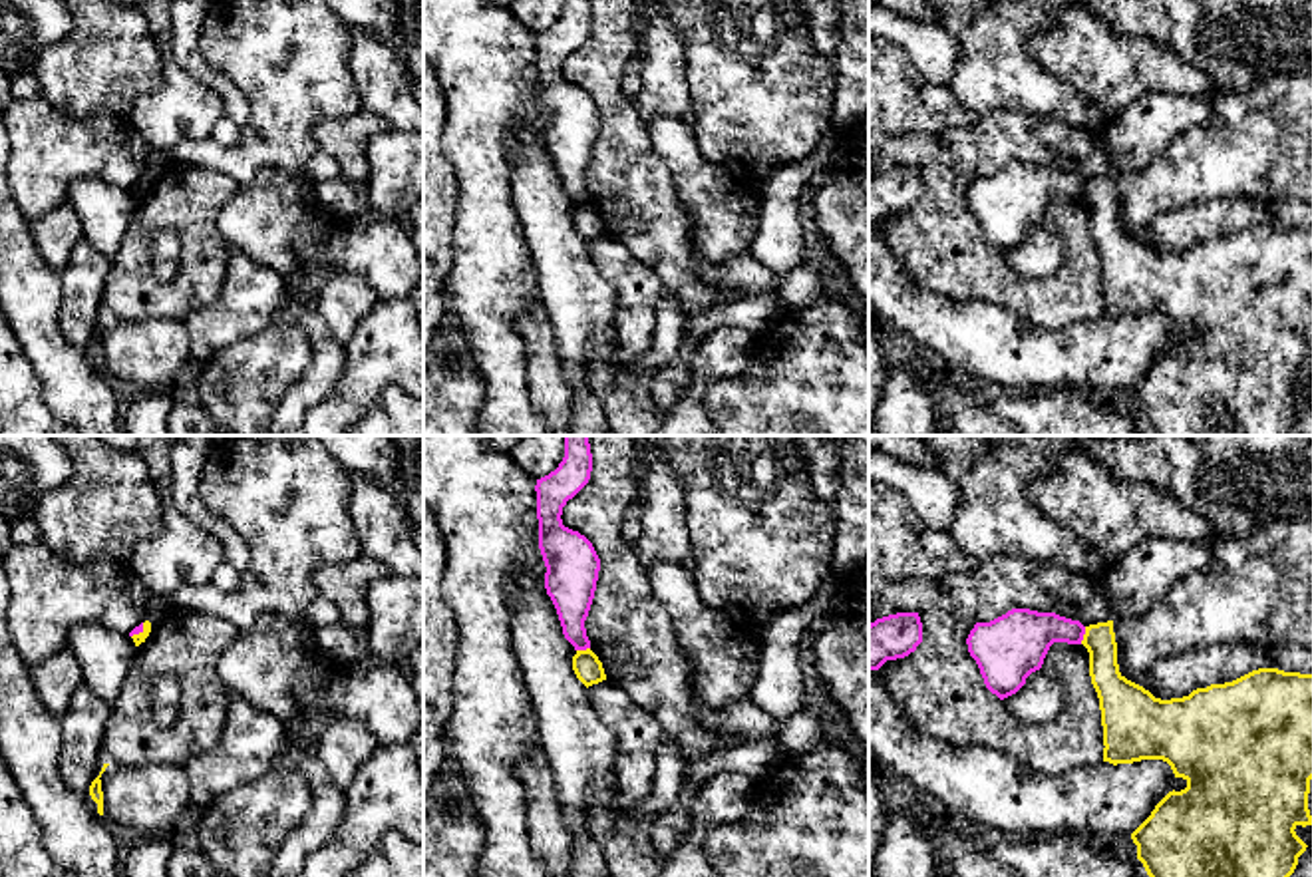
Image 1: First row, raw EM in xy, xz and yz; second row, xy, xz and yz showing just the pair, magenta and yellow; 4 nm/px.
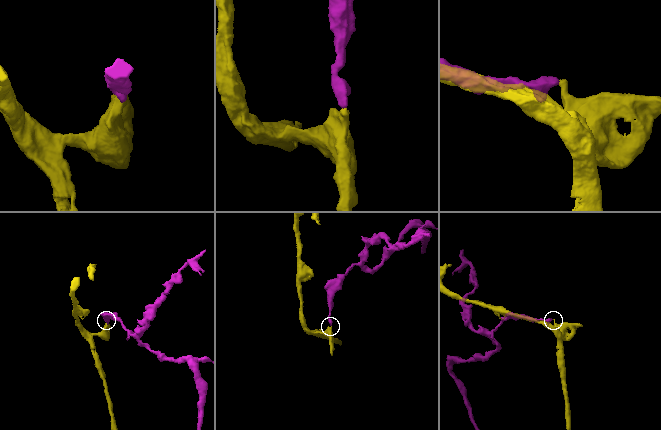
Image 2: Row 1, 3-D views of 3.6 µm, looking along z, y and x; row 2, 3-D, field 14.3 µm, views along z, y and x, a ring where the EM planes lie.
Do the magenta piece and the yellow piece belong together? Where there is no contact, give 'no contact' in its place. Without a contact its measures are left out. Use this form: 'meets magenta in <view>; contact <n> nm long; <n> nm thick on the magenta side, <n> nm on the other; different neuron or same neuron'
meets magenta in yz; contact 80 nm long; 240 nm thick on the magenta side, 130 nm on the other; different neuron

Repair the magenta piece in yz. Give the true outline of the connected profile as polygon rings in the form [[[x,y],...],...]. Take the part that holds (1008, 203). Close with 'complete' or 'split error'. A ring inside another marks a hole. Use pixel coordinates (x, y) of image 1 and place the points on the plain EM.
[[[1012,163],[990,177],[976,177],[966,199],[970,211],[980,223],[986,243],[1004,255],[1016,249],[1032,227],[1042,223],[1054,197],[1081,199],[1083,189],[1085,181],[1079,175],[1066,173],[1056,167]]]; complete

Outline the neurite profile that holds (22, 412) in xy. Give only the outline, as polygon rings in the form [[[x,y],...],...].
[[[0,306],[0,436],[80,436],[52,416],[42,386]]]

